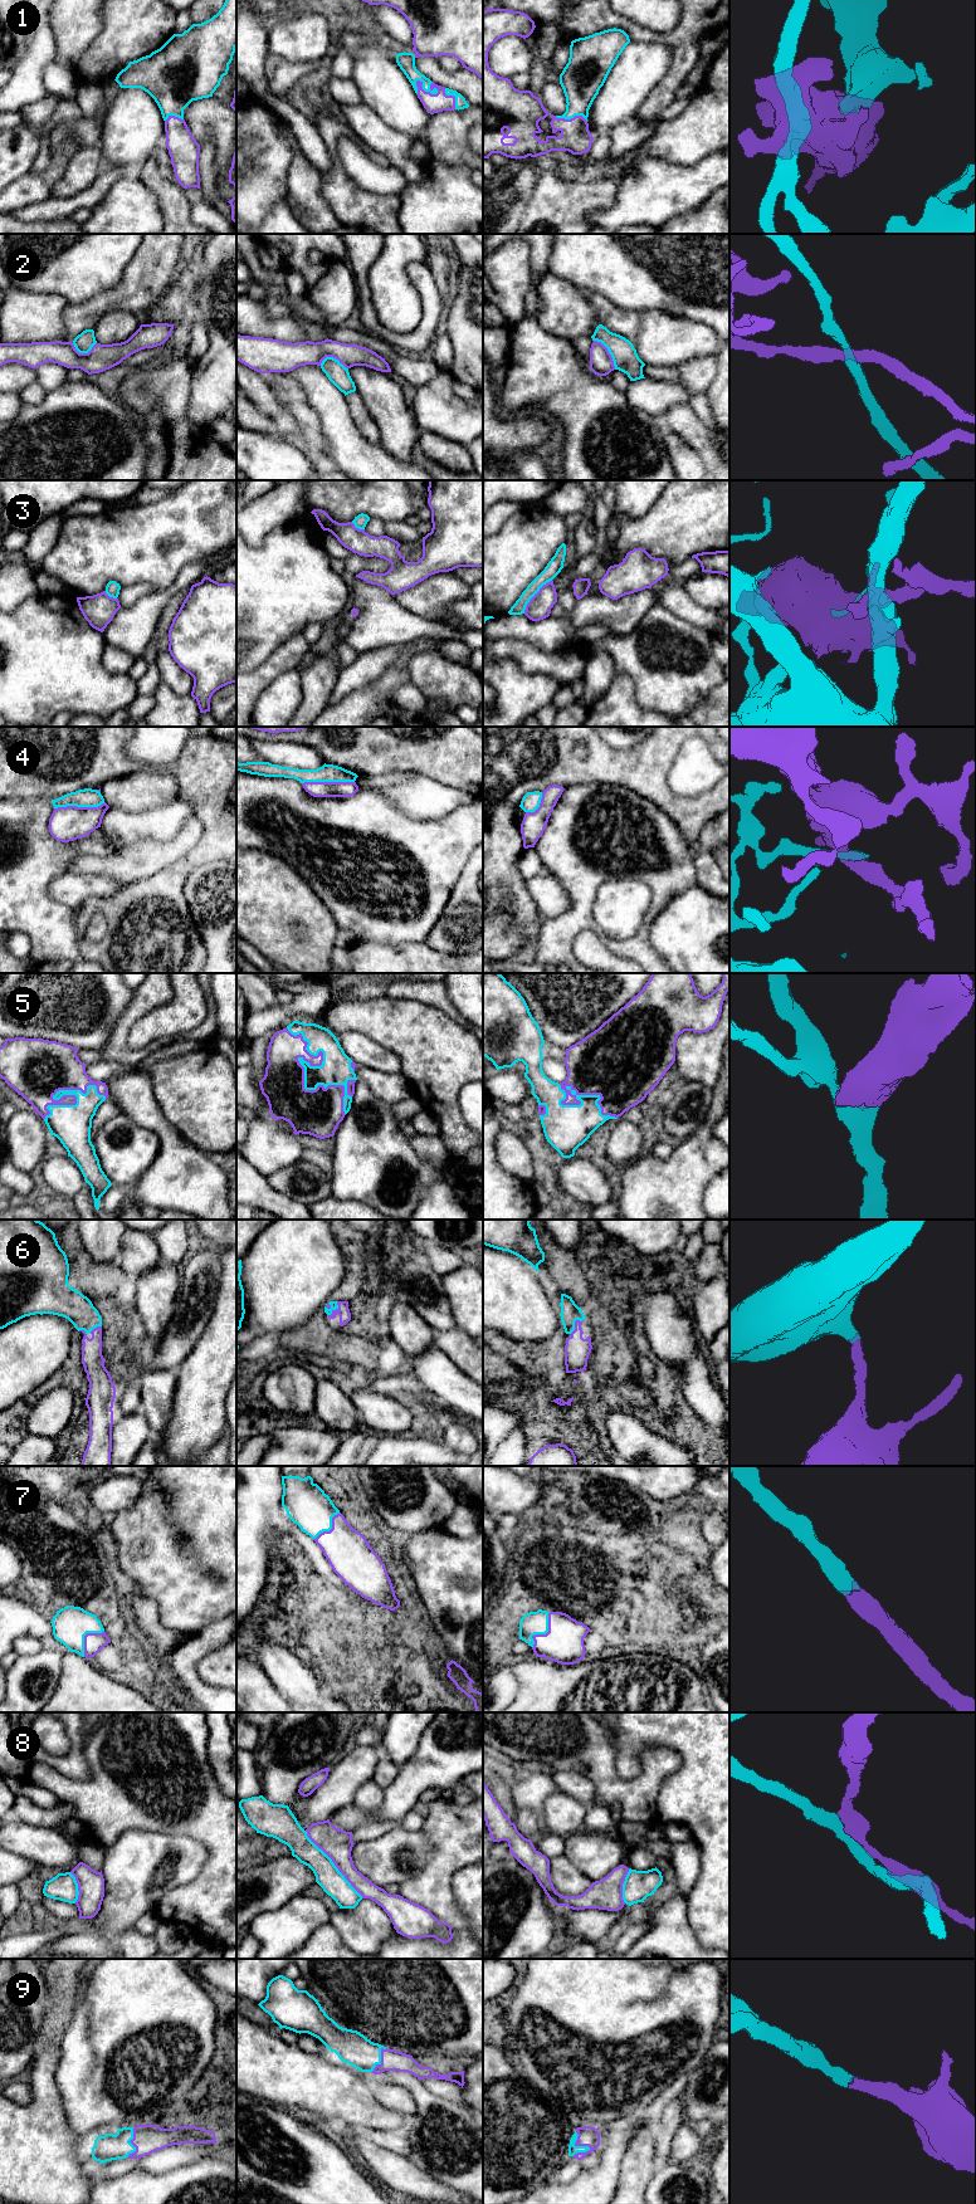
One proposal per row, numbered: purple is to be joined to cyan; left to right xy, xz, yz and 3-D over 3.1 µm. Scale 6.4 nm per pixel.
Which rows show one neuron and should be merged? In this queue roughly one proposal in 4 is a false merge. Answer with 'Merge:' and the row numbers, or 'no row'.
Merge: 1, 5, 6, 7, 8, 9

